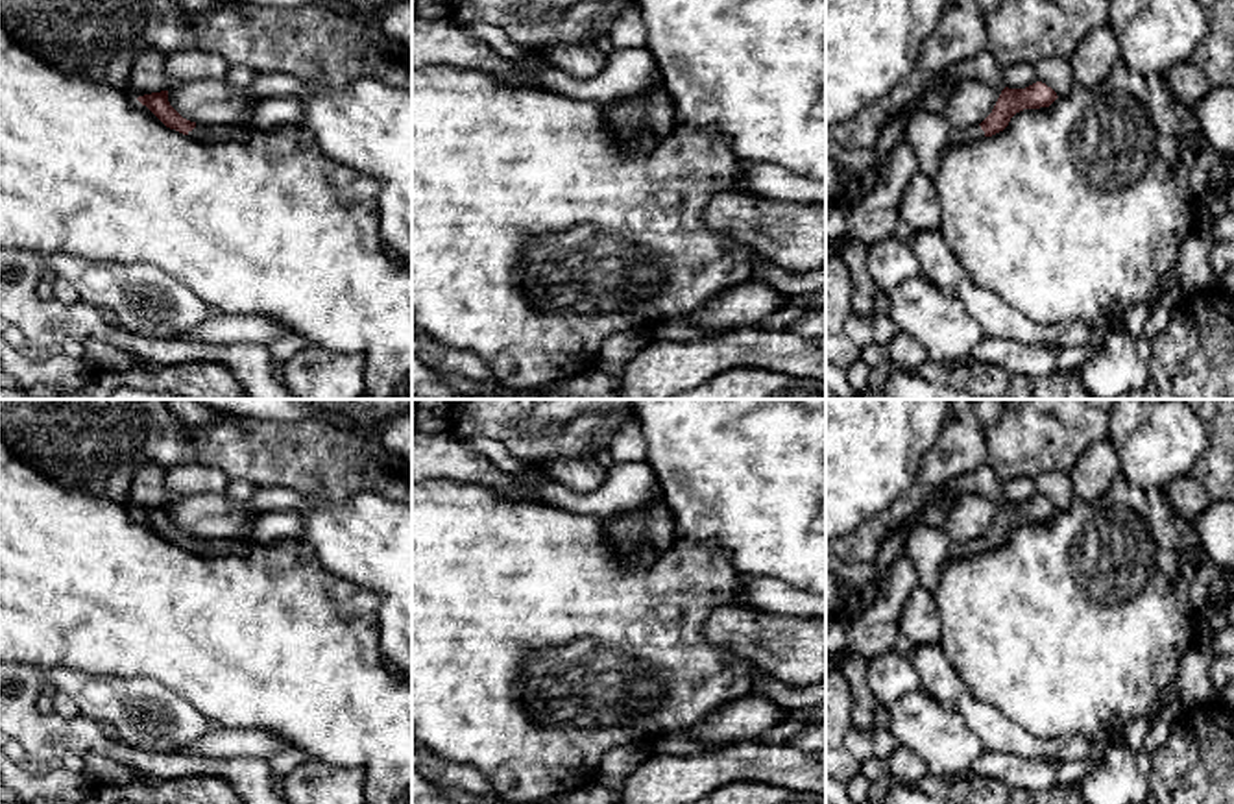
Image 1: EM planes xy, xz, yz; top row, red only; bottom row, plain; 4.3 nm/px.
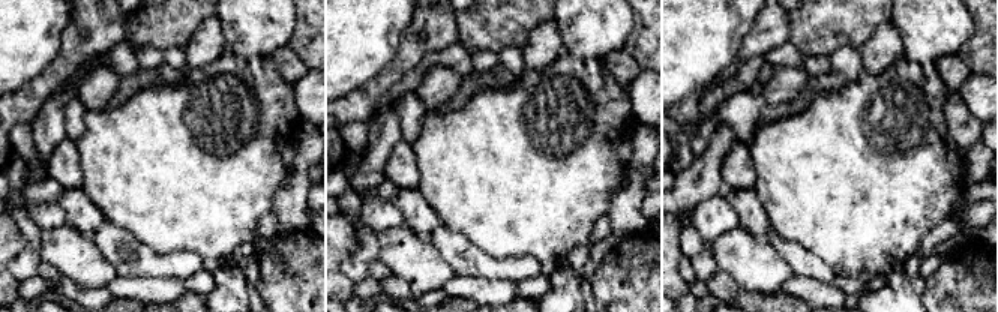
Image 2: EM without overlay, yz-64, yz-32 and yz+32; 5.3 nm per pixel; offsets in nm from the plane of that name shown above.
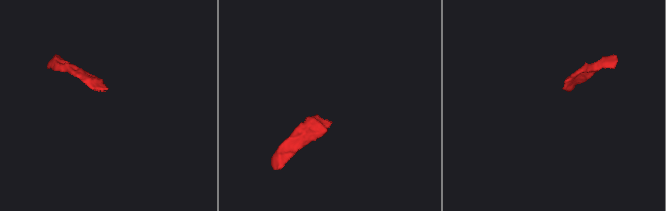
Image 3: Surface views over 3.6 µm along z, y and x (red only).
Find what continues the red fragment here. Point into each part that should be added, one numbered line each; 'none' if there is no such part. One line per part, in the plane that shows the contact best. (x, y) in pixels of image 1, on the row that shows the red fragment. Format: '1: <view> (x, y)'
1: xy (204, 134)

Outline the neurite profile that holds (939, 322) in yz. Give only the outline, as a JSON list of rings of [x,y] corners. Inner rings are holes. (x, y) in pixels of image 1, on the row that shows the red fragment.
[[[918,275],[890,292],[890,316],[901,333],[916,340],[931,360],[953,364],[968,360],[985,338],[981,325],[955,294],[944,294]]]

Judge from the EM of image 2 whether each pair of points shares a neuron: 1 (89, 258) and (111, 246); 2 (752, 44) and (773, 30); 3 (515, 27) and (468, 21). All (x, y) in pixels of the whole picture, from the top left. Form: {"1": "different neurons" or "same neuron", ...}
{"1": "different neurons", "2": "same neuron", "3": "same neuron"}

